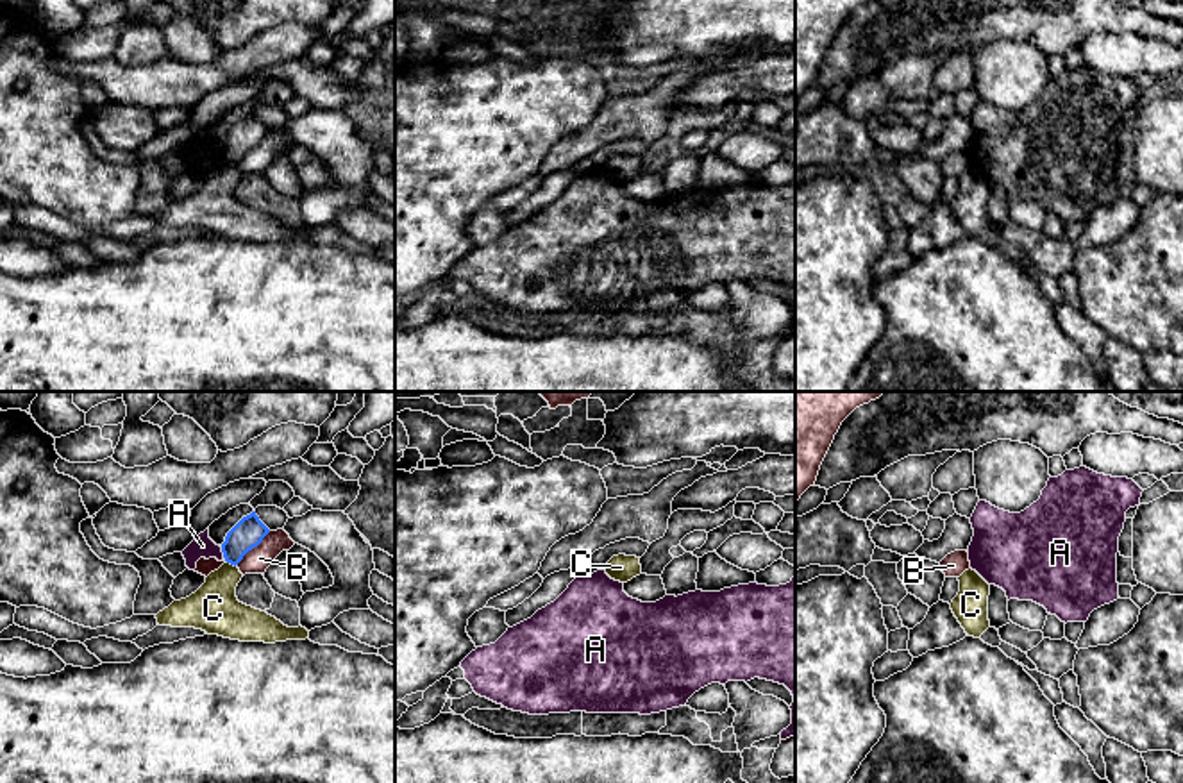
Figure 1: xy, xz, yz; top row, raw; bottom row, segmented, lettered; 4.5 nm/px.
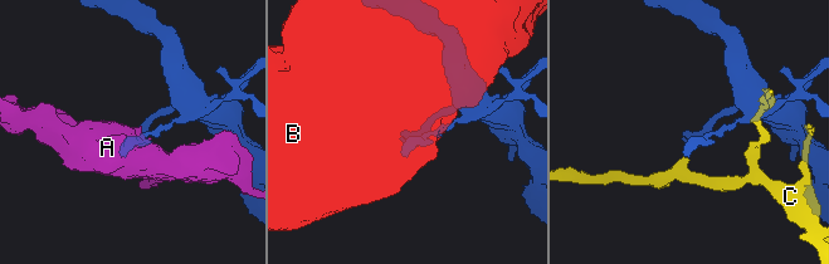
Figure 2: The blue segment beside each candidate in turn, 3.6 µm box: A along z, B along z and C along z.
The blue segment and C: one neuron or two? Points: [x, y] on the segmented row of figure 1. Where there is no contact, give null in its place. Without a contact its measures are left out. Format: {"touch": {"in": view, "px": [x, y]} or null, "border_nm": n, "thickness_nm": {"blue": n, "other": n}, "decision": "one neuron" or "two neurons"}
{"touch": {"in": "xy", "px": [231, 564]}, "border_nm": 50, "thickness_nm": {"blue": 140, "other": 220}, "decision": "two neurons"}

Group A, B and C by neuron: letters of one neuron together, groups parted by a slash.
A / B / C

